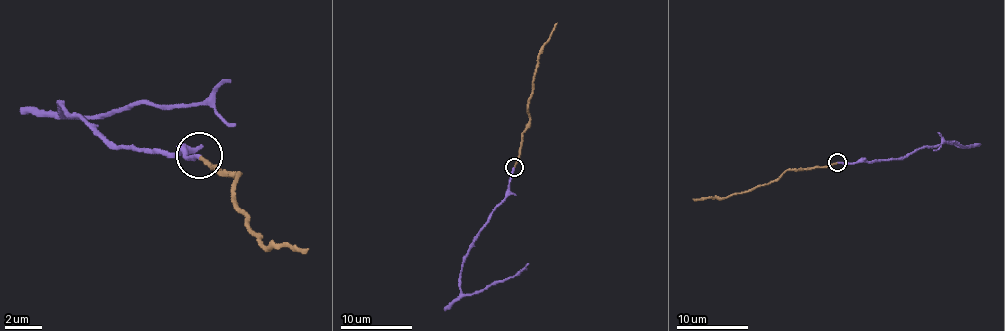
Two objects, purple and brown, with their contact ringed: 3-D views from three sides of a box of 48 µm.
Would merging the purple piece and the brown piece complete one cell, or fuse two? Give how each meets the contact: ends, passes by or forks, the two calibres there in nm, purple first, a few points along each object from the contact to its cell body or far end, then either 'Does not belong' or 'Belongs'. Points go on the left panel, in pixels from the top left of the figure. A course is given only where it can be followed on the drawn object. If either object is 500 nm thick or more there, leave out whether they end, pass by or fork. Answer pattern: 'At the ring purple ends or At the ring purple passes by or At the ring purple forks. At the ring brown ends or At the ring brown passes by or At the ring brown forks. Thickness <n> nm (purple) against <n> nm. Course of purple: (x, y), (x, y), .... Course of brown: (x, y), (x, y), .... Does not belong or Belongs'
At the ring purple ends. At the ring brown ends. Thickness 240 nm (purple) against 200 nm. Course of purple: (200, 154), (122, 149), (63, 104), (72, 117), (104, 117), (141, 104), (195, 104), (237, 127). Course of brown: (200, 154), (218, 172), (237, 177), (237, 204), (264, 245), (310, 250). Does not belong

